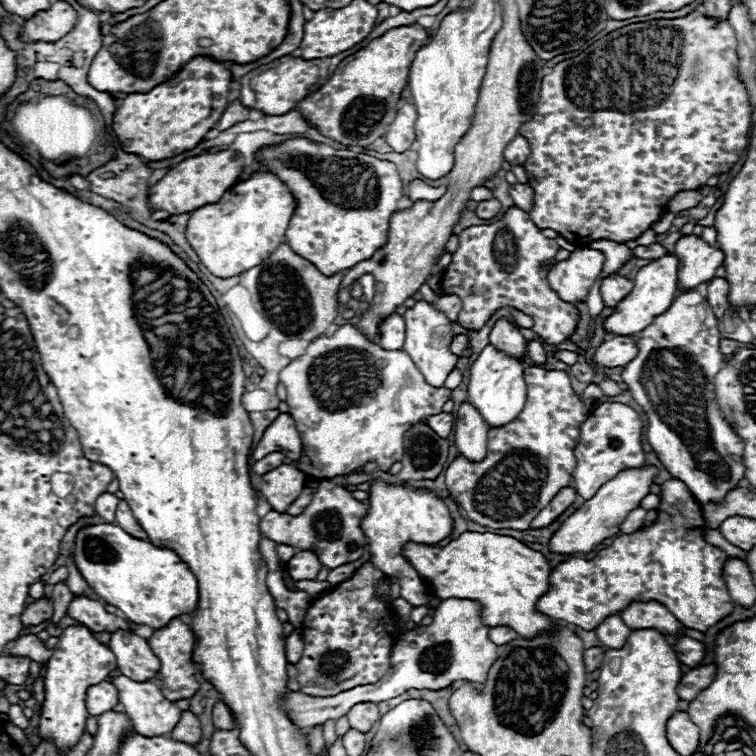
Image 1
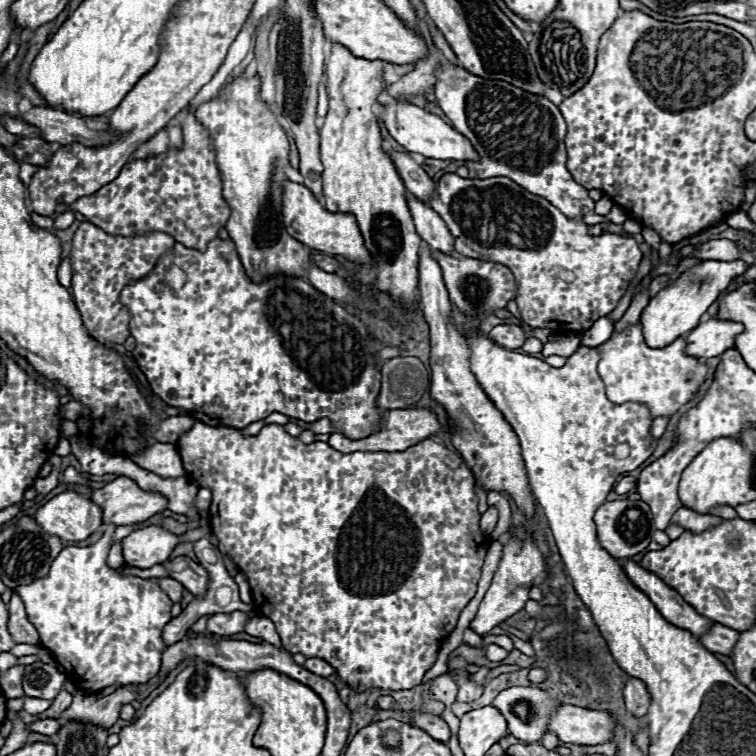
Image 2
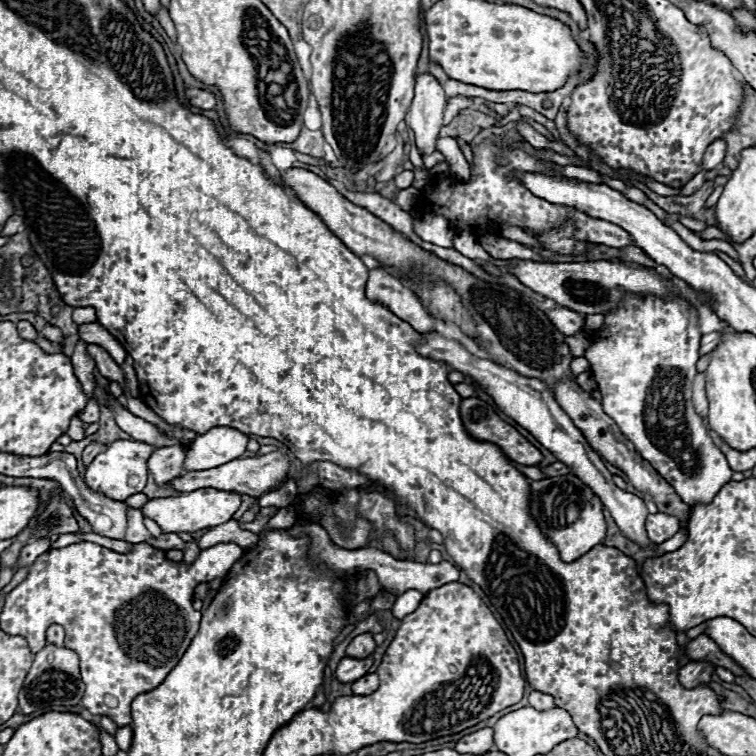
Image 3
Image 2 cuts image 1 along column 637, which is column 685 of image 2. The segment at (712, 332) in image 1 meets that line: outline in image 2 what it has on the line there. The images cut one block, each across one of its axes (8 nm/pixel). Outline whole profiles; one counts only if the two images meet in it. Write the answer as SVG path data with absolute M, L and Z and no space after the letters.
M630 326L620 334L612 334L608 342L602 344L602 360L598 372L606 384L606 394L614 404L622 402L642 402L648 406L654 418L672 416L682 404L686 404L698 386L706 380L708 366L702 360L684 354L686 340L680 336L666 348L648 348L642 338L642 326Z

